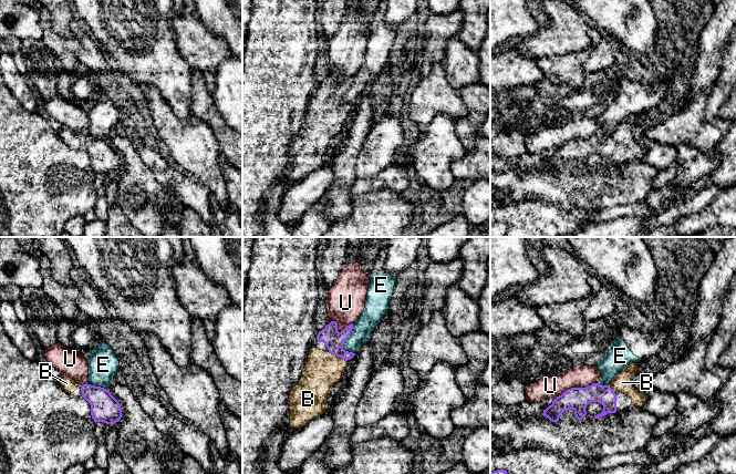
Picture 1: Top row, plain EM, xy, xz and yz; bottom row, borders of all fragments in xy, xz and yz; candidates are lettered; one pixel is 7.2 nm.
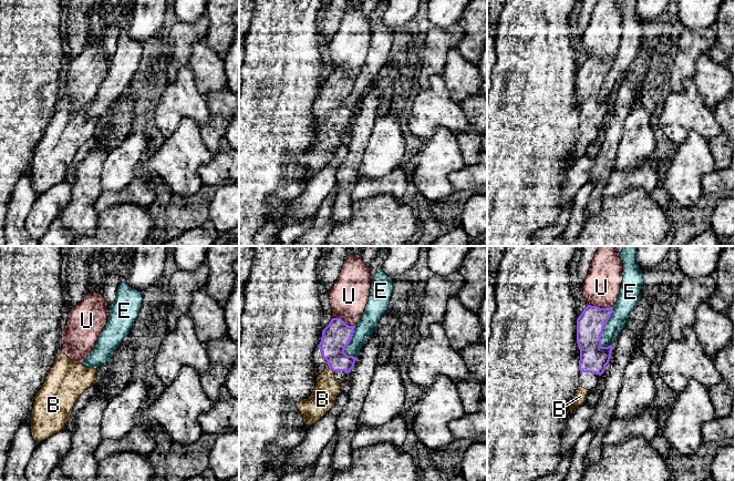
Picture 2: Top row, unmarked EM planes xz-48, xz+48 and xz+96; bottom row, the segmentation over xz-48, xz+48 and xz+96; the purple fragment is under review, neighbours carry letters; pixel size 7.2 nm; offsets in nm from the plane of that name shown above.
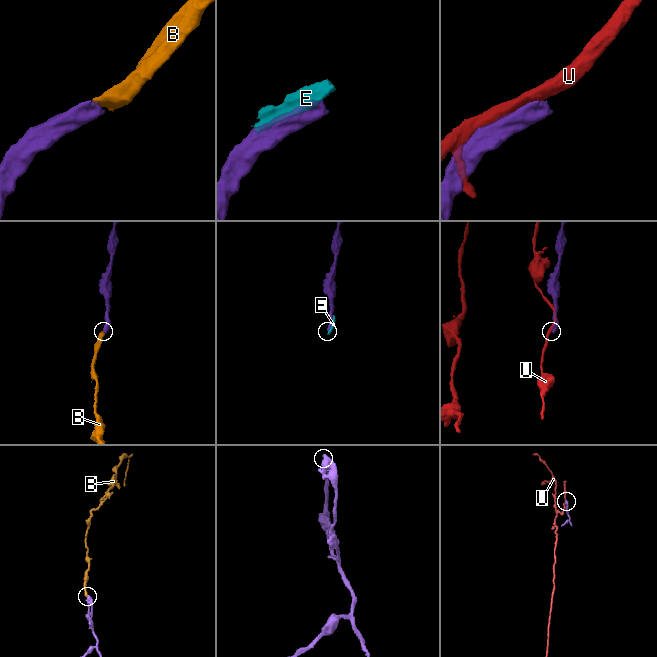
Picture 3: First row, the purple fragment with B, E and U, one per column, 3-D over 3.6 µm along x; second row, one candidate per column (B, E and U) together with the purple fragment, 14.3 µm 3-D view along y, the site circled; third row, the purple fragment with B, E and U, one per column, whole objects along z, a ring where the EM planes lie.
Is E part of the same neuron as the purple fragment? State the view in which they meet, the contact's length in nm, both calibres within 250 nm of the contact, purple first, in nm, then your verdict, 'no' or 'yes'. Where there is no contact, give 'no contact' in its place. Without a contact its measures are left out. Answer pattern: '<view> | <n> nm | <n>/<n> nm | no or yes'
xz | 220 nm | 140/150 nm | no

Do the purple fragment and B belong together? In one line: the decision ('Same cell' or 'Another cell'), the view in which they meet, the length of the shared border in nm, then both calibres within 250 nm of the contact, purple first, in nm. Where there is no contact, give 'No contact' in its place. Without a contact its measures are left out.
Same cell. Touches purple in xz. Shared border 150 nm. Thickness 140 nm (purple) against 260 nm

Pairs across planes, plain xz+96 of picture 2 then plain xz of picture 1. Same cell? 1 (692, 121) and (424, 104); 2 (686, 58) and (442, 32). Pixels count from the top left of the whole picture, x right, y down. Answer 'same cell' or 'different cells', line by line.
1: same cell
2: same cell

